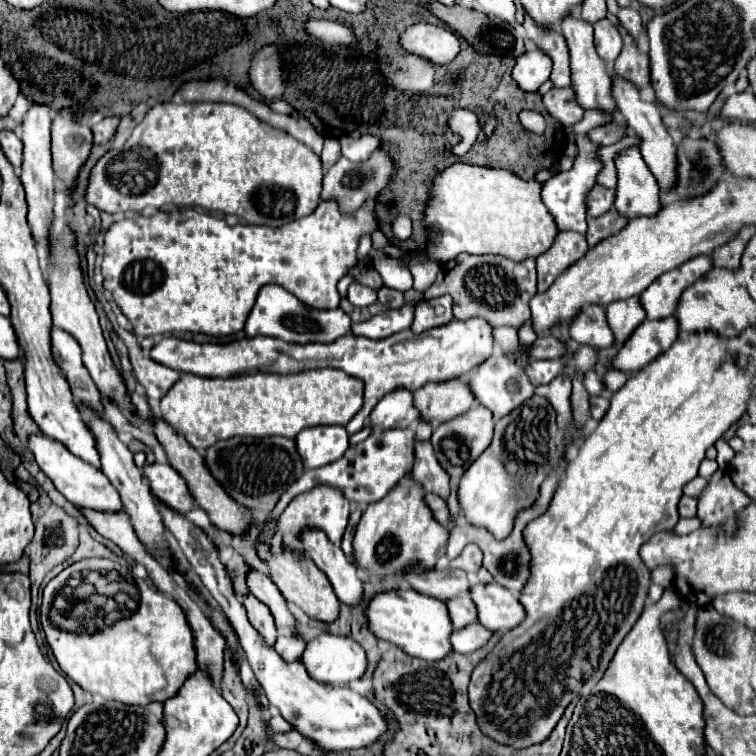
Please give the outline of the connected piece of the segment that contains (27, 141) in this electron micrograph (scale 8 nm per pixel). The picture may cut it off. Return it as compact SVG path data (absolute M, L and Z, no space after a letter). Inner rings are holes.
M31 104L23 122L21 122L21 140L23 140L23 166L21 166L21 182L25 186L27 204L29 204L29 226L33 230L33 238L37 246L47 248L47 236L53 216L55 204L55 186L53 186L53 168L51 168L51 108L45 104Z

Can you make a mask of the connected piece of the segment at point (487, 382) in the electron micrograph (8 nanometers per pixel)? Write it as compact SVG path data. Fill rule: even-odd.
M501 352L491 354L489 360L485 360L485 364L481 364L481 368L473 370L467 378L467 384L469 384L469 390L473 390L473 396L477 398L477 402L493 412L495 420L507 416L511 410L521 406L525 400L529 400L533 396L533 390L535 390L525 374L525 370Z

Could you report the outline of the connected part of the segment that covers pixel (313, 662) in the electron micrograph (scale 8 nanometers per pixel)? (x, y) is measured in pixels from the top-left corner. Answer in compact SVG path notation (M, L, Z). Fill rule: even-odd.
M319 634L307 642L303 664L317 682L339 686L359 680L365 674L367 654L351 638Z

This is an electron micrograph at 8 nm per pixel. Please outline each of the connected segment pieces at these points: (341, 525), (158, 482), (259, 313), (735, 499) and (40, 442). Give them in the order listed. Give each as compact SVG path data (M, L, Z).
M317 486L317 488L309 490L309 492L303 492L303 494L295 496L289 502L289 506L283 510L283 514L275 522L275 526L277 526L279 534L281 534L283 546L301 552L299 534L305 528L323 530L333 544L341 544L341 538L343 538L343 532L345 532L345 526L347 526L347 520L349 520L349 512L351 512L351 504L343 496L343 492L339 492L337 488L331 488L331 486Z
M145 464L143 476L149 482L155 500L175 508L179 514L193 510L193 496L189 494L185 480L169 464Z
M269 284L263 286L257 302L247 318L245 336L277 336L279 340L289 340L293 344L309 344L309 342L333 342L345 334L349 334L351 318L341 310L315 310L299 302L291 292L285 288Z
M717 470L699 496L697 516L703 520L703 526L721 524L729 532L735 526L735 514L749 504L749 496L737 490L723 470Z
M33 434L27 438L27 448L35 456L35 462L39 468L47 474L47 478L55 484L55 488L73 504L101 510L101 512L117 512L121 508L121 500L117 490L109 484L101 468L93 468L91 464L85 464L81 458L73 456L67 448L63 448L61 442L51 440L45 434Z

